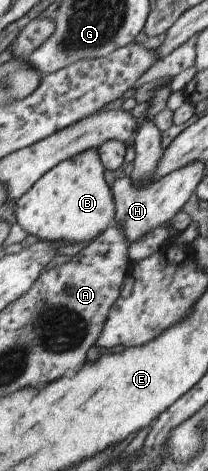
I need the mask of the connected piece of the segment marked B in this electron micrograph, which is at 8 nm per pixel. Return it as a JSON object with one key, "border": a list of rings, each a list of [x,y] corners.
{"border":[[[96,149],[62,161],[42,175],[32,188],[16,200],[16,220],[27,234],[50,245],[75,245],[94,241],[114,225],[116,207],[112,191],[105,181],[105,168]]]}

